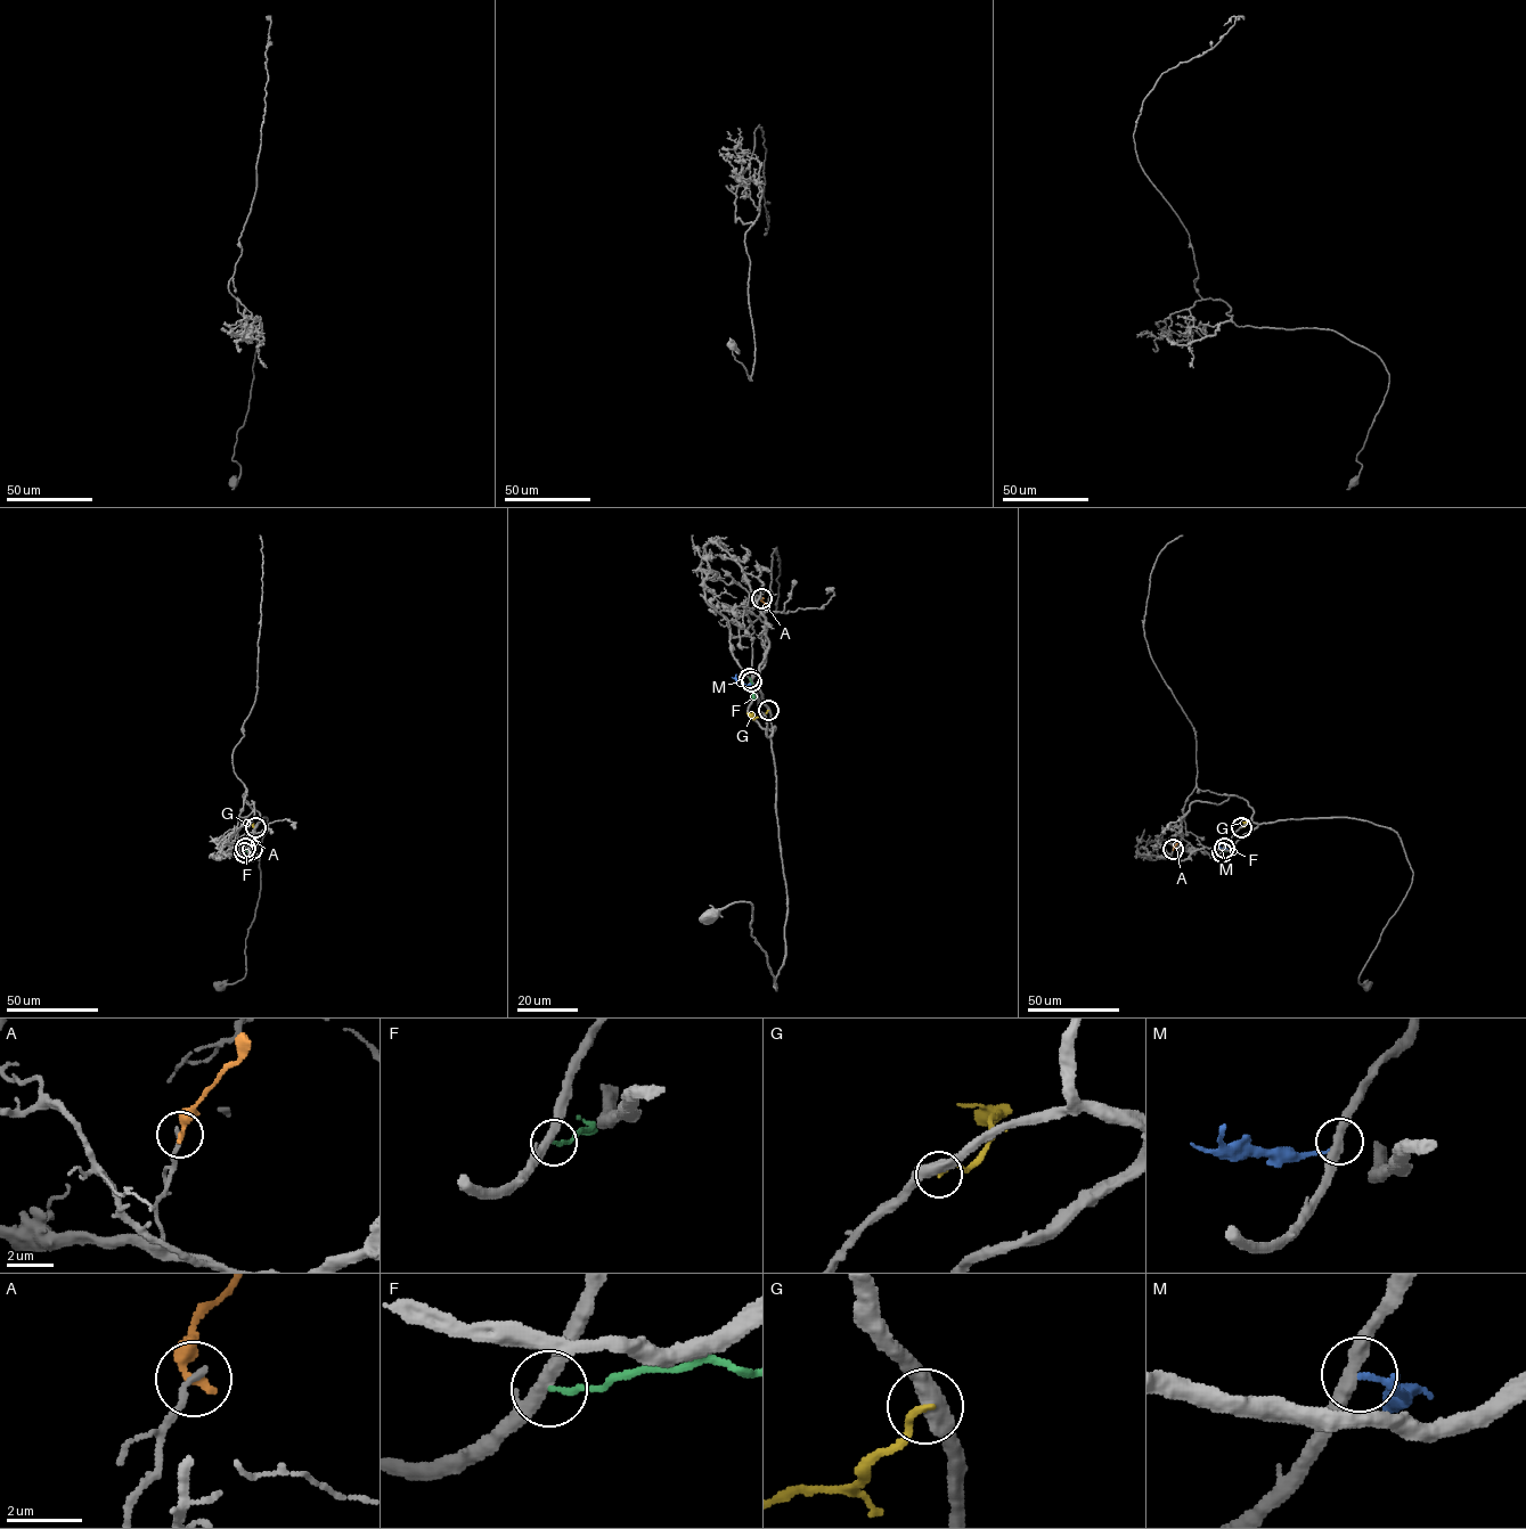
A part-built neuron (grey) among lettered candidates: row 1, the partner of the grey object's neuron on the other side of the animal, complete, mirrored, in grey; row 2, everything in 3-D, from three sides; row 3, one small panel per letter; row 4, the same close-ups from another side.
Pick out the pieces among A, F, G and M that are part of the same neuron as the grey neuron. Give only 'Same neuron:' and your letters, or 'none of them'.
Same neuron: none of them

